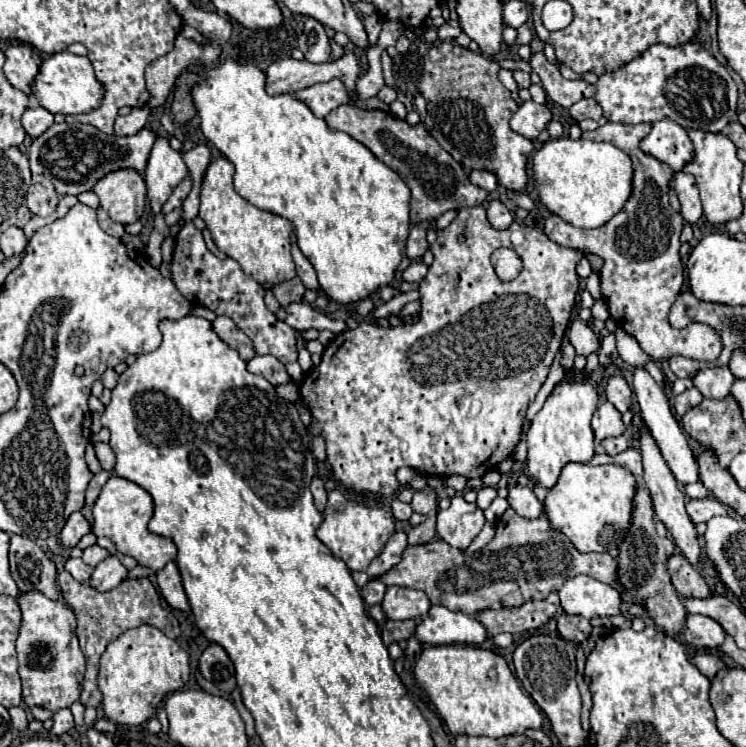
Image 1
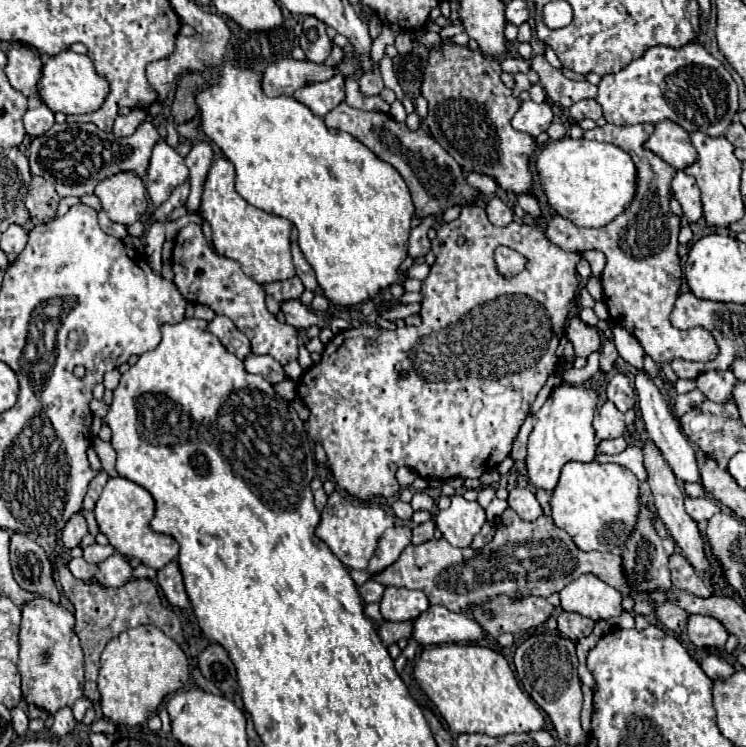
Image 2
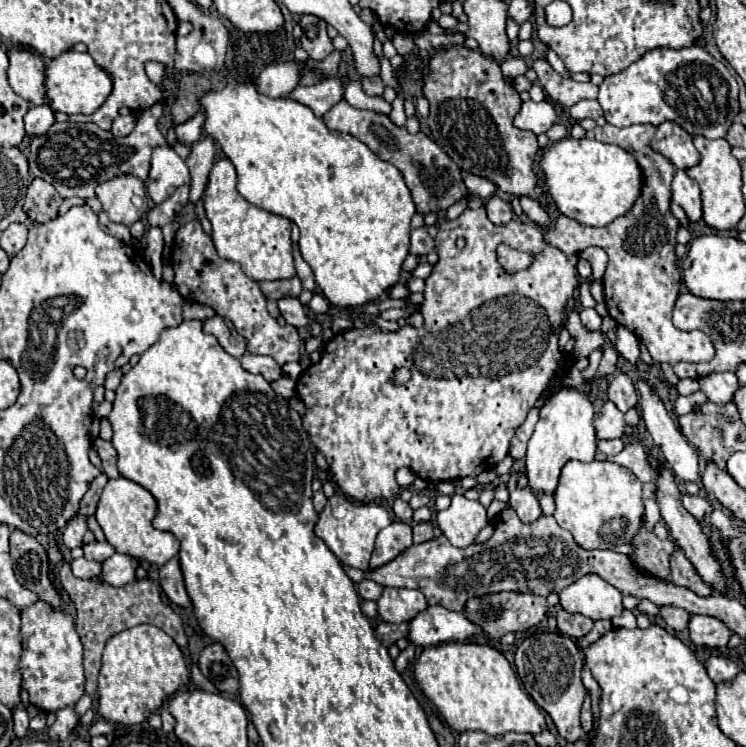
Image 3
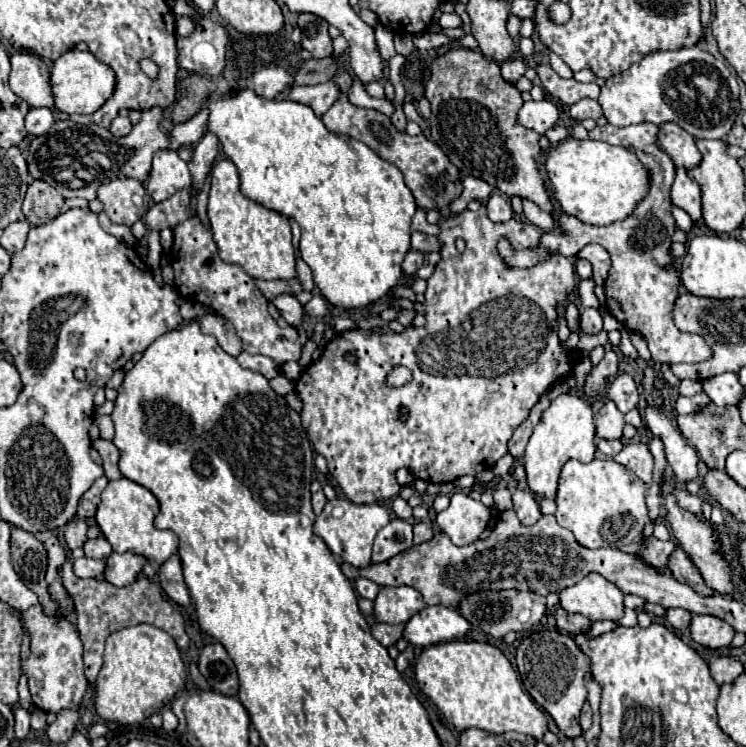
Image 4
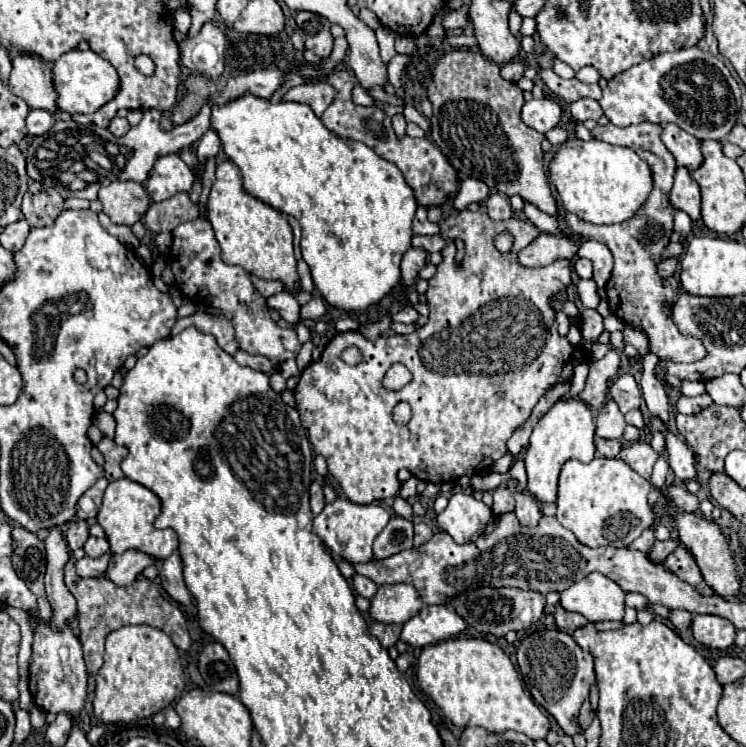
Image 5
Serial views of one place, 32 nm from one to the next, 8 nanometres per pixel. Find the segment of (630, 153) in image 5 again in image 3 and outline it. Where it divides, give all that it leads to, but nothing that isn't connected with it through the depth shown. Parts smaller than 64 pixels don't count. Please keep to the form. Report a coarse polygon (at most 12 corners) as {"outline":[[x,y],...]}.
{"outline":[[550,142],[548,196],[582,226],[626,214],[642,186],[630,152]]}

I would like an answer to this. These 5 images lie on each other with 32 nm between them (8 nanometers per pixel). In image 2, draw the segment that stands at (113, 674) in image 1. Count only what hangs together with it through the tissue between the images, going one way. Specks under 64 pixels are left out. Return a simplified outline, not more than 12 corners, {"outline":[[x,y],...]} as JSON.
{"outline":[[156,626],[130,628],[100,658],[104,718],[142,724],[190,678]]}

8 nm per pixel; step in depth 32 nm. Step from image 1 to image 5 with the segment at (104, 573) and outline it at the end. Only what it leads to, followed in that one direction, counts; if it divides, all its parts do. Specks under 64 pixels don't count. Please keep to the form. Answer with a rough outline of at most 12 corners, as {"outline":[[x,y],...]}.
{"outline":[[126,550],[114,554],[106,576],[132,584],[154,558]]}

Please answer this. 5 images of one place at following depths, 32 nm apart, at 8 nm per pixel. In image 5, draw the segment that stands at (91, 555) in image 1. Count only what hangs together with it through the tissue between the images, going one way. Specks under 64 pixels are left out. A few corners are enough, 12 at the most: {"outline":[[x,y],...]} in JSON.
{"outline":[[88,538],[86,556],[96,558],[110,552],[106,538]]}

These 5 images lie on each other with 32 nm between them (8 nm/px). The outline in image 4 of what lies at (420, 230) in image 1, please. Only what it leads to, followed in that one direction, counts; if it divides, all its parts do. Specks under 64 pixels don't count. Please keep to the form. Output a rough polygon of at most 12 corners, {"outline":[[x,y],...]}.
{"outline":[[412,232],[412,250],[430,254],[438,250],[436,236]]}

